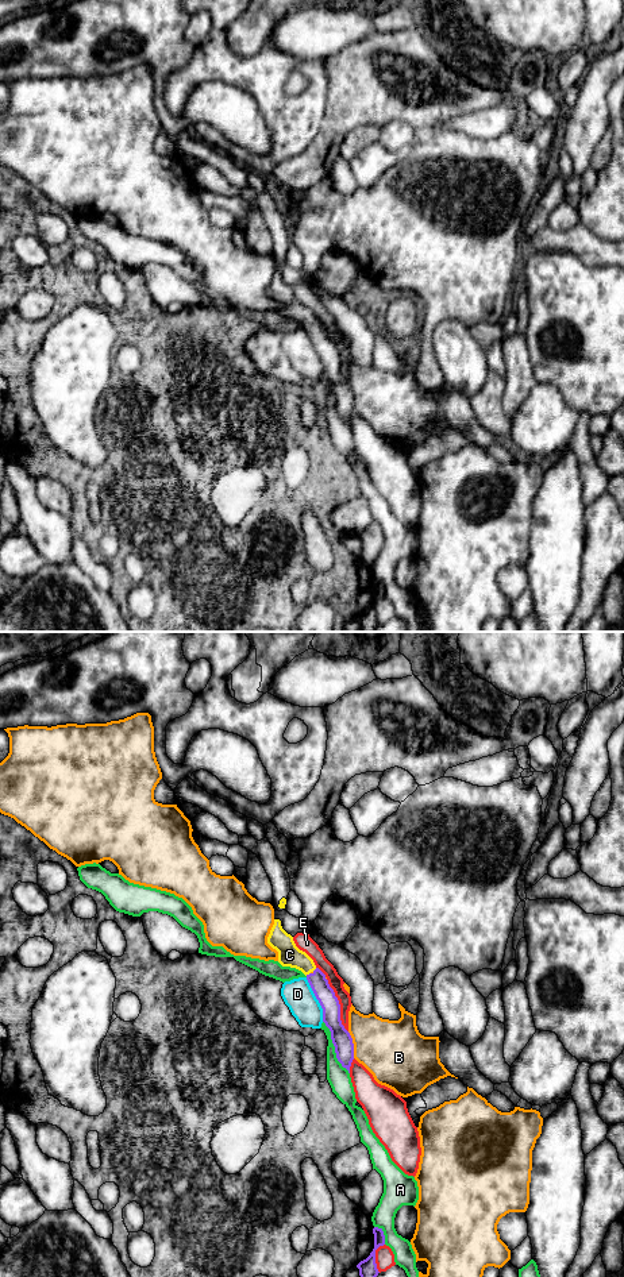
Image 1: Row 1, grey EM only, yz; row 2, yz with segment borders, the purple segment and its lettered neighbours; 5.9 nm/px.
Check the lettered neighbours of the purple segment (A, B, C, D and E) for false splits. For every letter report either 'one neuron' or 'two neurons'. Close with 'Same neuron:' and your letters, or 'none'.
A: two neurons
B: two neurons
C: one neuron
D: two neurons
E: two neurons
Same neuron: C

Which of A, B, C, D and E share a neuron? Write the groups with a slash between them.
A / B / C / D / E

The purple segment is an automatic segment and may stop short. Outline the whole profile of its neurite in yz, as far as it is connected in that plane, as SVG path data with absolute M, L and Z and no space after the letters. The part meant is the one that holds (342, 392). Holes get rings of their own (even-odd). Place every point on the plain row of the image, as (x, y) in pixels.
M274 271L274 277L267 289L267 296L278 304L278 315L282 319L290 319L301 323L323 360L323 374L331 383L331 391L335 398L338 413L350 425L354 412L354 396L350 385L340 373L340 356L330 339L326 327L315 317L313 312L300 302L290 286L288 286L280 271Z

